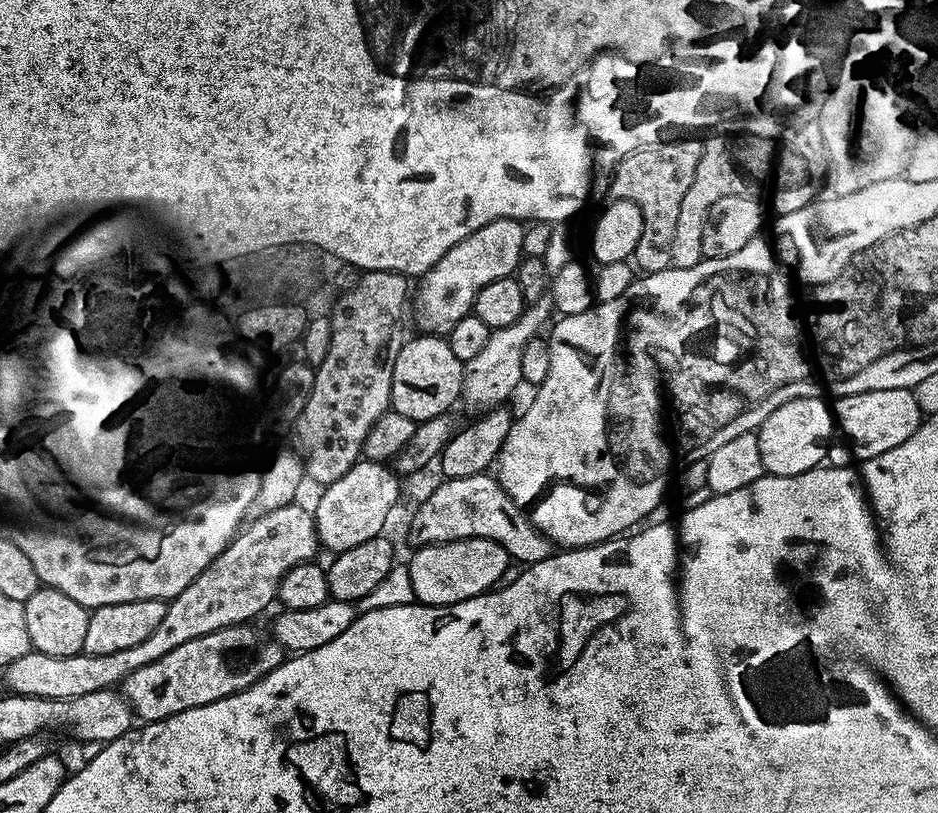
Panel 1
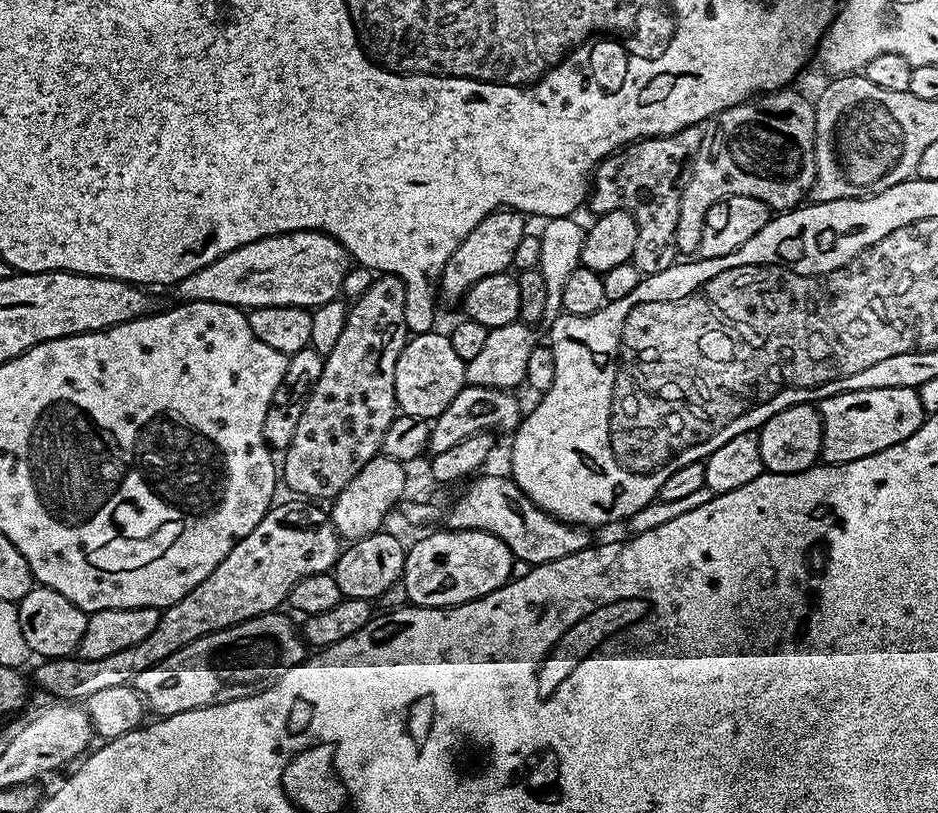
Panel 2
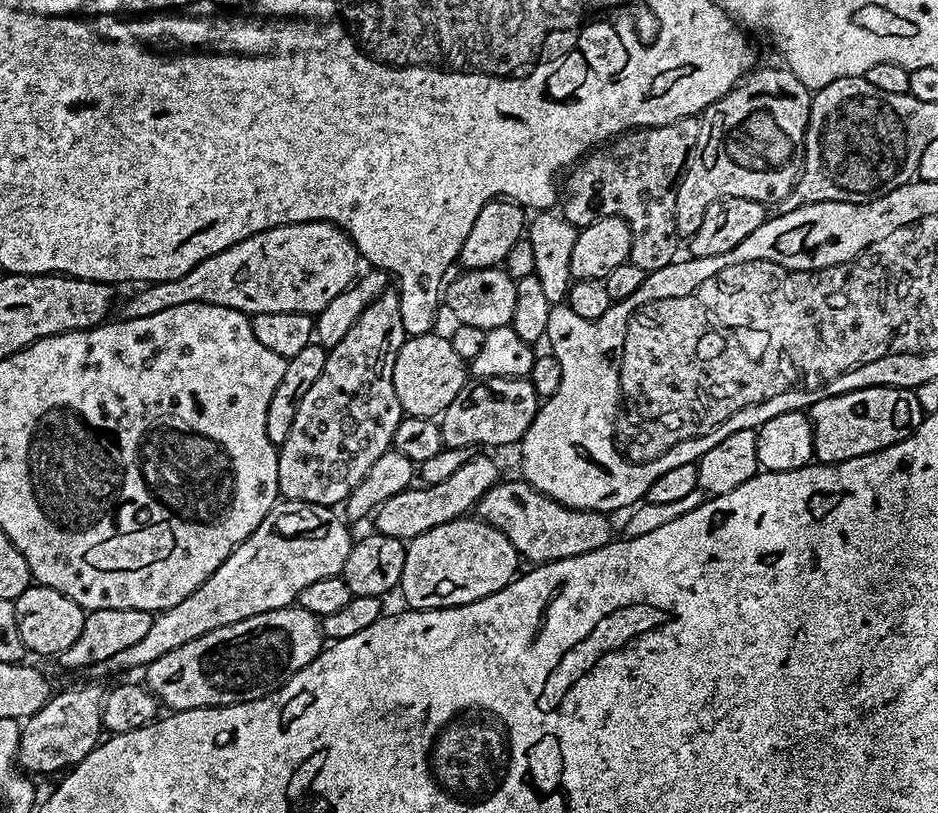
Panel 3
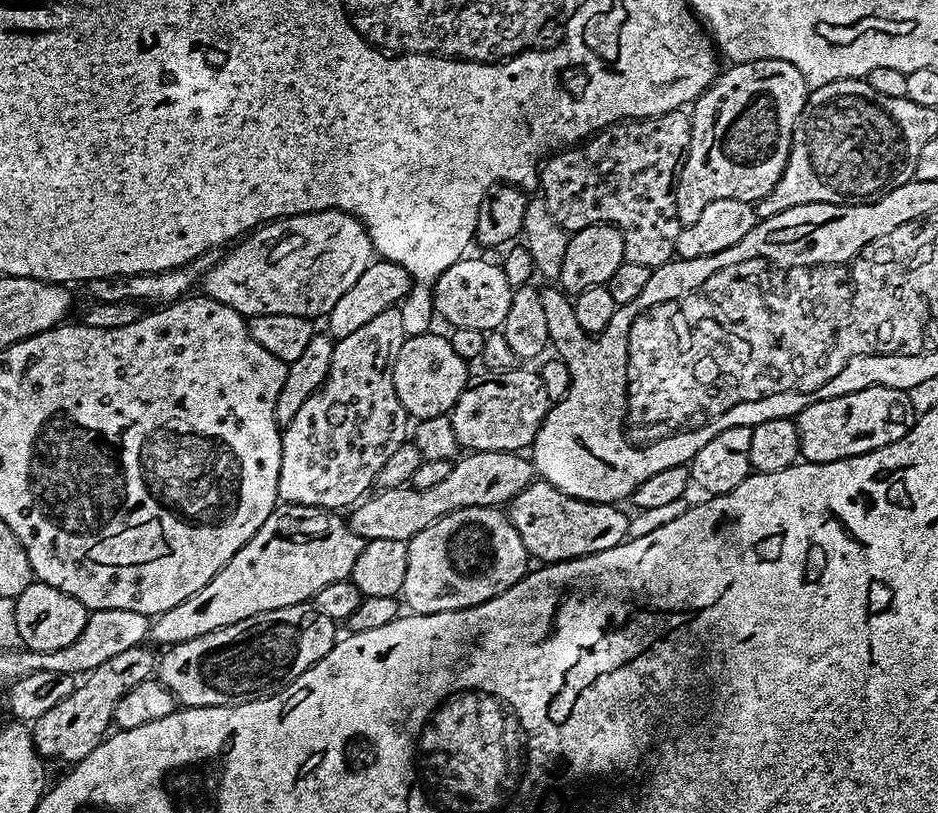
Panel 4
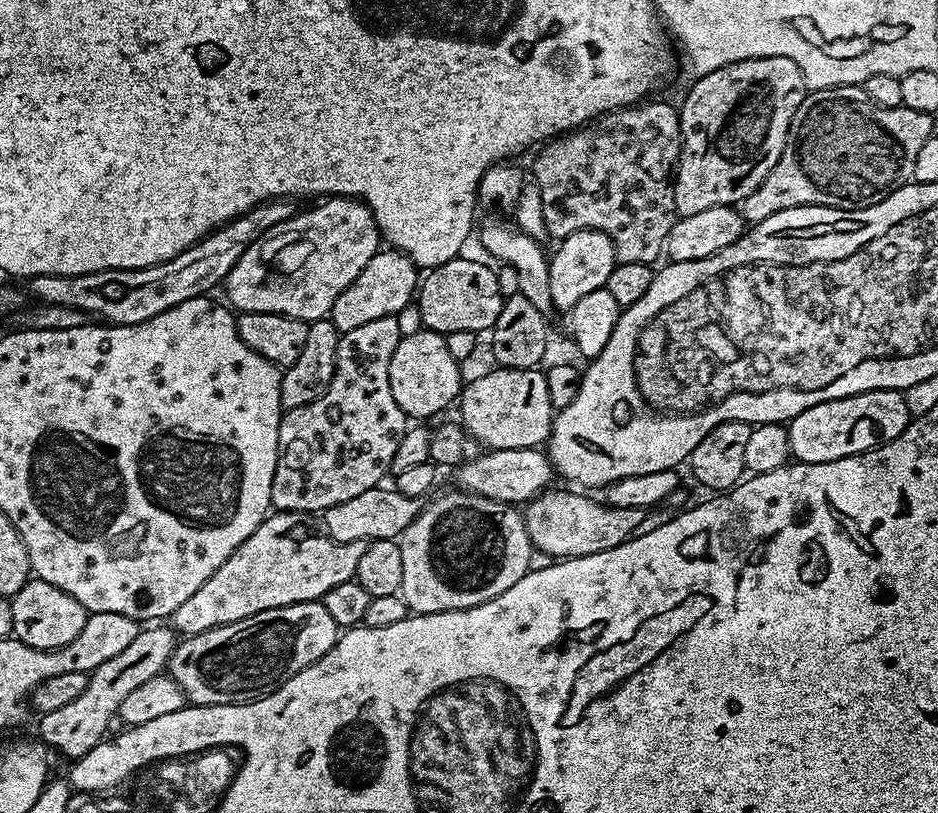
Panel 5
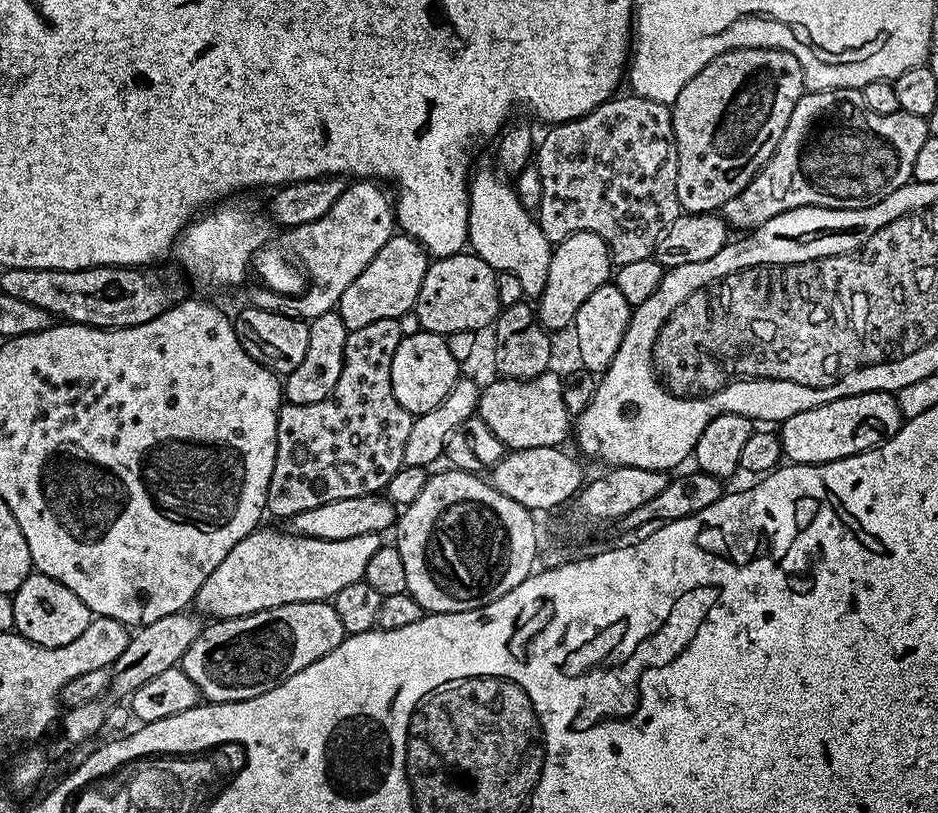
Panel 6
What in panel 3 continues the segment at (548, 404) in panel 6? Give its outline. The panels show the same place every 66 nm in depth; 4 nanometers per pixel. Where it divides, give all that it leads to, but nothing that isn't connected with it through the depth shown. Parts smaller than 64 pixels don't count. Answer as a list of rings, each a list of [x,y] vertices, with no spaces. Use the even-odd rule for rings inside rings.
[[[515,376],[477,379],[472,383],[458,394],[458,398],[454,398],[454,402],[450,402],[450,406],[446,406],[439,417],[443,447],[475,449],[476,444],[519,445],[530,422],[534,422],[538,407],[531,379]]]

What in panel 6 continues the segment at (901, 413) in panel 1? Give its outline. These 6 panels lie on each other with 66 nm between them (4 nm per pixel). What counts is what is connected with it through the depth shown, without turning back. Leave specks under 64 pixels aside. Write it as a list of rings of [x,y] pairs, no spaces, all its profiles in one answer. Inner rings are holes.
[[[863,392],[843,396],[834,402],[802,410],[779,425],[781,453],[793,464],[828,464],[859,452],[869,452],[886,443],[902,423],[895,395],[890,392]]]

